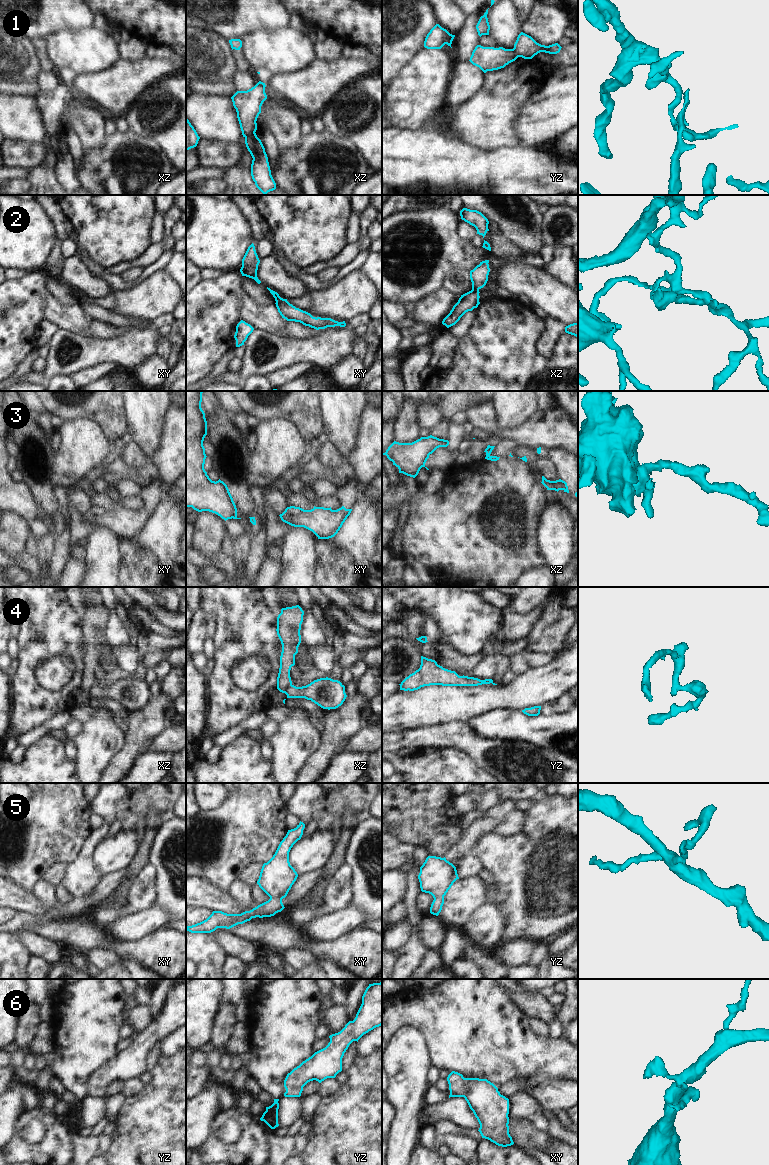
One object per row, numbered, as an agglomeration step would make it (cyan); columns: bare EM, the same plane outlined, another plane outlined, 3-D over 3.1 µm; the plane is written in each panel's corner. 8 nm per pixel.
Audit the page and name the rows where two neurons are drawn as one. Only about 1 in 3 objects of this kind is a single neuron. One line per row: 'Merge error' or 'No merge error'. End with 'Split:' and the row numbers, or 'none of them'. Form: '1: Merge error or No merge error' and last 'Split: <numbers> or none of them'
1: Merge error
2: Merge error
3: Merge error
4: Merge error
5: No merge error
6: No merge error
Split: 1, 2, 3, 4

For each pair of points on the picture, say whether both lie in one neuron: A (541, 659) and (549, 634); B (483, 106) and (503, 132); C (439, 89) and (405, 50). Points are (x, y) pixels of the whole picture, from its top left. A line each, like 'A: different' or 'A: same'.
A: different
B: same
C: different

